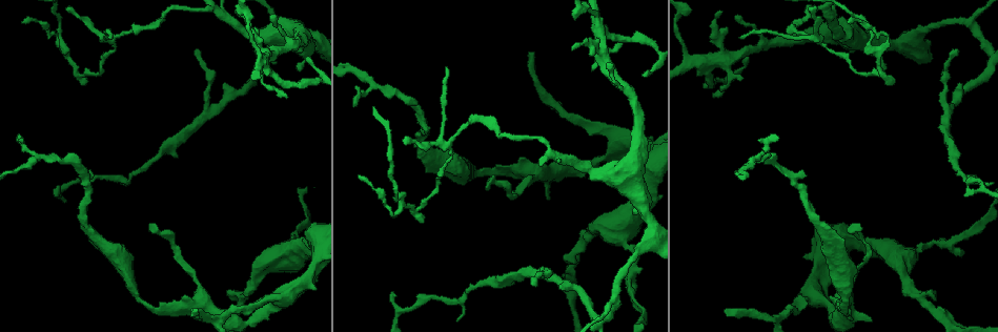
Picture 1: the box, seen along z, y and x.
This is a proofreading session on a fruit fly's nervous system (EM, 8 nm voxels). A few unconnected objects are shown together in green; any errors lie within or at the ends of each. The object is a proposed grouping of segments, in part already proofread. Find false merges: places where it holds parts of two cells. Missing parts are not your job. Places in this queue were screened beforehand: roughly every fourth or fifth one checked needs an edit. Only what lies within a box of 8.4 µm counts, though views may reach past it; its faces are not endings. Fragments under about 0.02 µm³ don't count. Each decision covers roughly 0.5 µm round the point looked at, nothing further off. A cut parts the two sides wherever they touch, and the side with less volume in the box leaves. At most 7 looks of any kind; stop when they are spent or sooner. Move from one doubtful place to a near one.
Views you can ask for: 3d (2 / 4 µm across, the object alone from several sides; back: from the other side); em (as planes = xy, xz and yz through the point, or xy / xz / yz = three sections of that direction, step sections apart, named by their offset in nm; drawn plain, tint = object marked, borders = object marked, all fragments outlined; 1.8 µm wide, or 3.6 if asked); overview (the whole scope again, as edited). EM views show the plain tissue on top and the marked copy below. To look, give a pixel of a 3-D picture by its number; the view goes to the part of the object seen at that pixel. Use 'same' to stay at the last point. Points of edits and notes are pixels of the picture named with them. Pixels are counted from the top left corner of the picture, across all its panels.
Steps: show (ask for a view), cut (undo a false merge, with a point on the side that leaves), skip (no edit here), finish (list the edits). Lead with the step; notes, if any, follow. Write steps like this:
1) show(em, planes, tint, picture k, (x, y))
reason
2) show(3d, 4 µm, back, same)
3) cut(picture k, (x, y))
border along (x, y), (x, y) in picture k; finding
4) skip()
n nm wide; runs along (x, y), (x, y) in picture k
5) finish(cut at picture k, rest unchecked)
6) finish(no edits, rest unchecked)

show(em, planes, tint, picture 1, (147, 307))
narrows sharply

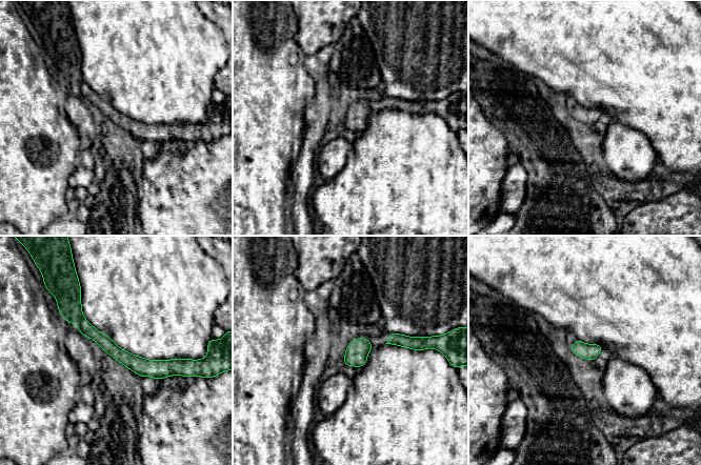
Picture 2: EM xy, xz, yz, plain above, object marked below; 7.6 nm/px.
skip()
all the same cell

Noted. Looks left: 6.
show(em, xy, step 8, borders, picture 1, (75, 74))
sharp bend

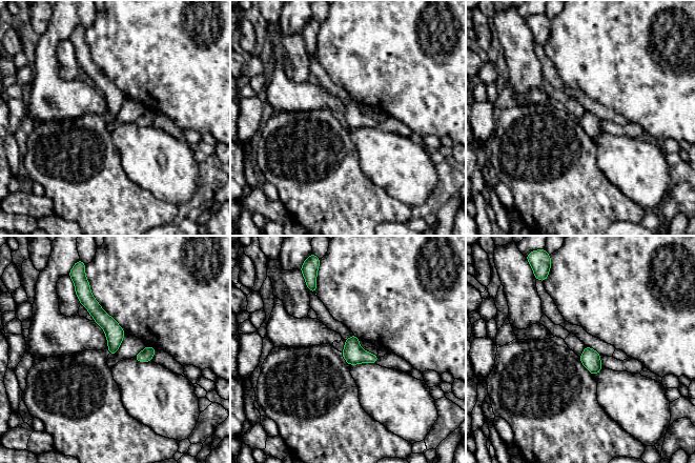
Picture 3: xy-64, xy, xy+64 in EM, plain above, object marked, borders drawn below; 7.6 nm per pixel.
skip()
one cell here

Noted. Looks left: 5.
show(em, 3.6 µm, planes, tint, picture 1, (841, 37))
thick turns thin

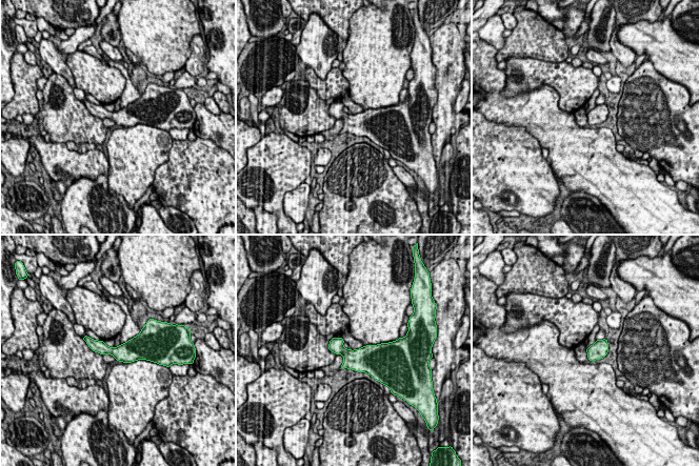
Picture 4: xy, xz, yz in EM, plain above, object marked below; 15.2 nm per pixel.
skip()
one cell here

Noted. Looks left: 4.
finish(no edits, rest unchecked)

